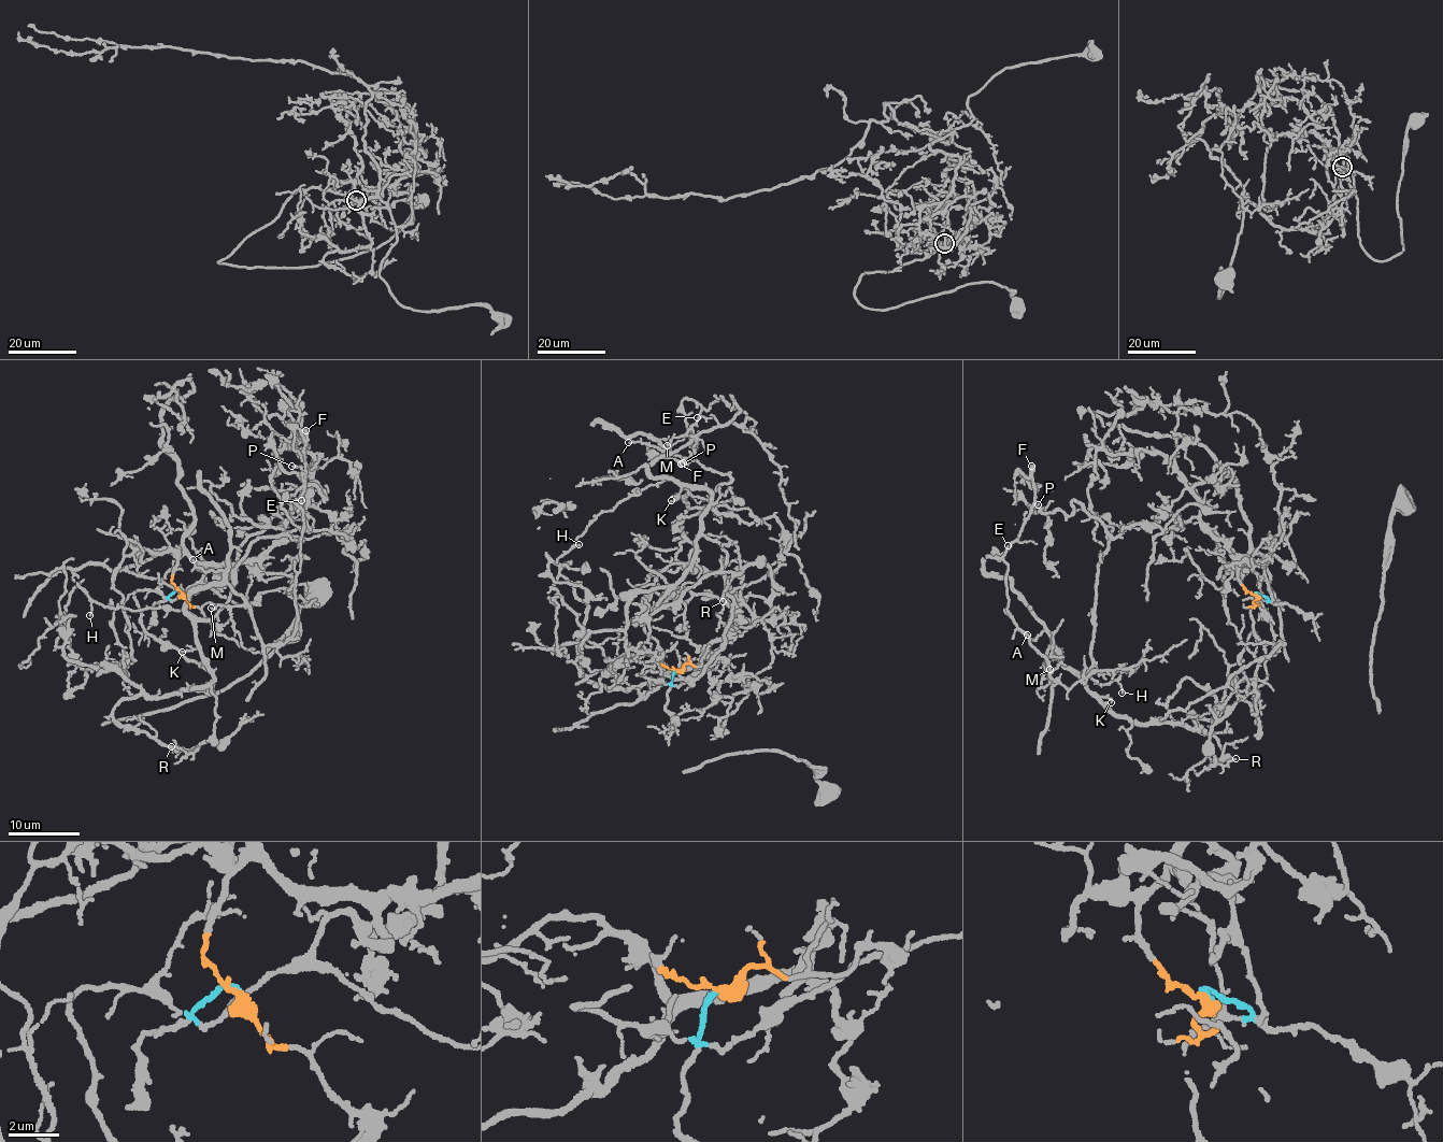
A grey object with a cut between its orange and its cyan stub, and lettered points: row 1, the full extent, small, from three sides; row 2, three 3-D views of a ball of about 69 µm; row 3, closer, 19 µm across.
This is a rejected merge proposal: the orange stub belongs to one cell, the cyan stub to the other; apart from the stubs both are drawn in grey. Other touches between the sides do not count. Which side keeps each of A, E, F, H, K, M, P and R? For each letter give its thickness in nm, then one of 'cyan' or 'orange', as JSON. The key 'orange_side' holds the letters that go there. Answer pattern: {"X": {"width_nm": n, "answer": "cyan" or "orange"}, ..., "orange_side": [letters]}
{"A": {"width_nm": 100, "answer": "cyan"}, "E": {"width_nm": 100, "answer": "cyan"}, "F": {"width_nm": 500, "answer": "cyan"}, "H": {"width_nm": 110, "answer": "cyan"}, "K": {"width_nm": 100, "answer": "cyan"}, "M": {"width_nm": 120, "answer": "cyan"}, "P": {"width_nm": 110, "answer": "cyan"}, "R": {"width_nm": 150, "answer": "cyan"}, "orange_side": []}

